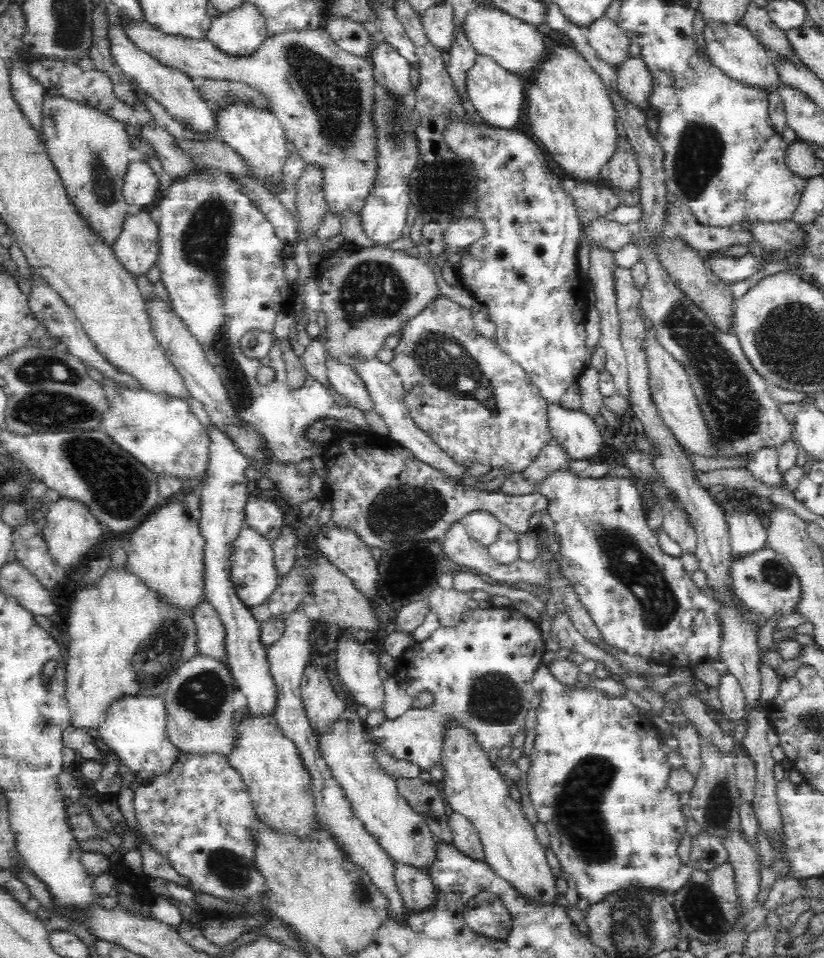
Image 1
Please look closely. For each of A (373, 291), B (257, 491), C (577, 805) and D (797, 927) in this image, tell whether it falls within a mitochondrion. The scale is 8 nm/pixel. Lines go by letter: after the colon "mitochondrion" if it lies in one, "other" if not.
A: mitochondrion
B: other
C: mitochondrion
D: other

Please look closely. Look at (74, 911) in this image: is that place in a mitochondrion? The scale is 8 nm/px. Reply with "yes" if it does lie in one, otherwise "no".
no

